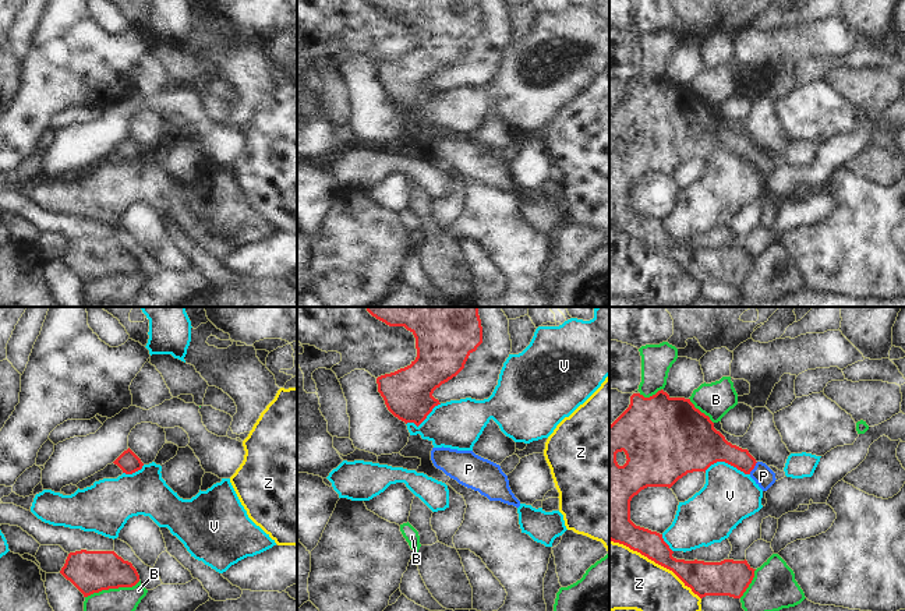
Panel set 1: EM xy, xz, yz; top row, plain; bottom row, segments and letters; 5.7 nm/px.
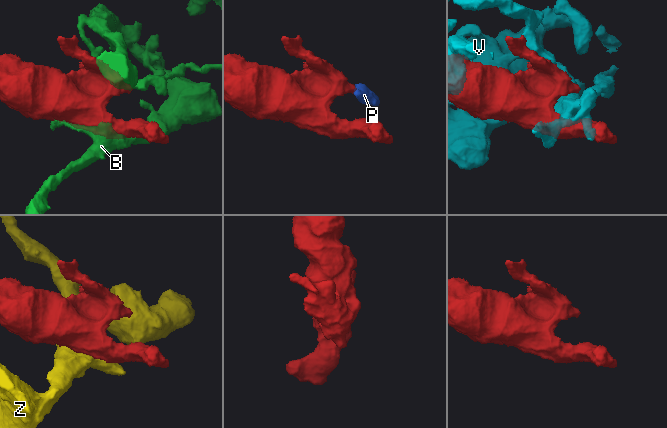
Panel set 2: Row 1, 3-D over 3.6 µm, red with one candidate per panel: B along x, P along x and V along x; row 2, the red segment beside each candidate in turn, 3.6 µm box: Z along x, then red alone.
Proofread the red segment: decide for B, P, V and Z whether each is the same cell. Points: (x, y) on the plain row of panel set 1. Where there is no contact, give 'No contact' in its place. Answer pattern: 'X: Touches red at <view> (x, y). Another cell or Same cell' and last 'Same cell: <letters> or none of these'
B: Touches red at xy (112, 275). Another cell
P: Touches red at yz (753, 155). Same cell
V: Touches red at yz (727, 149). Another cell
Z: Touches red at yz (656, 250). Another cell
Same cell: P

